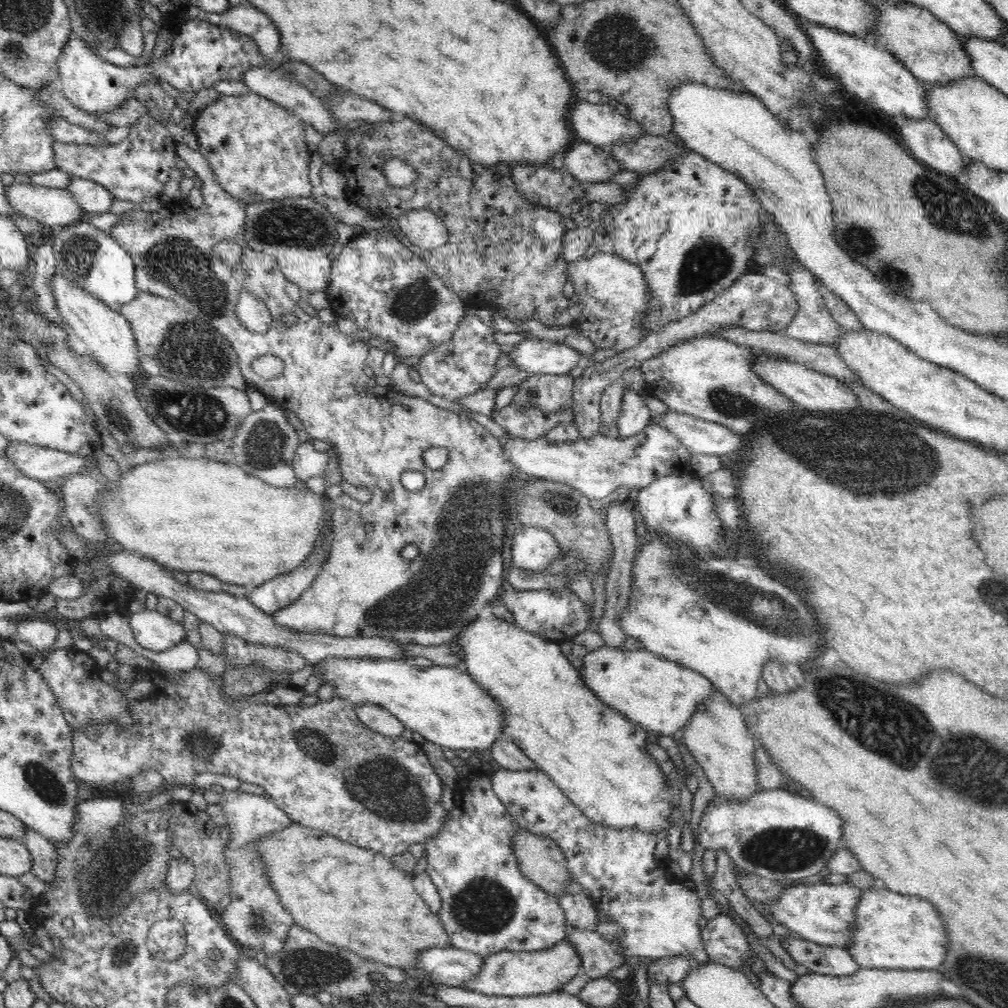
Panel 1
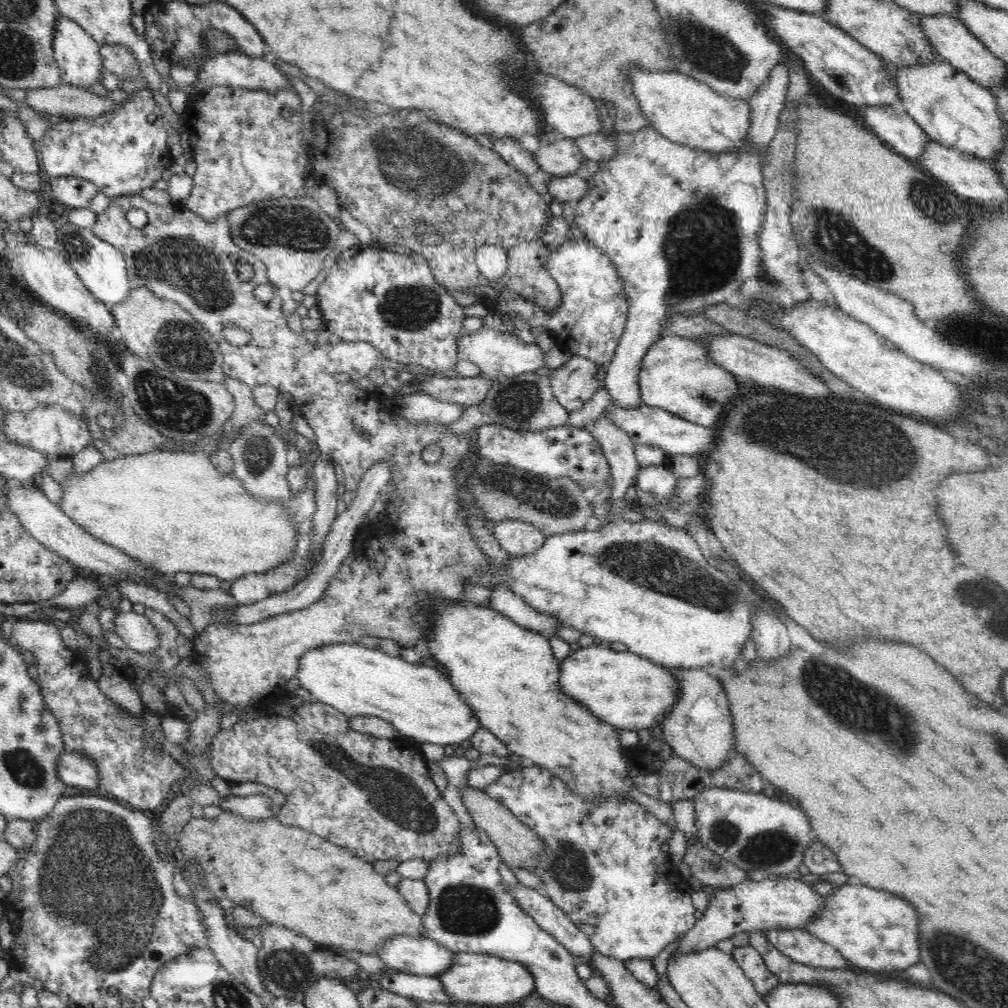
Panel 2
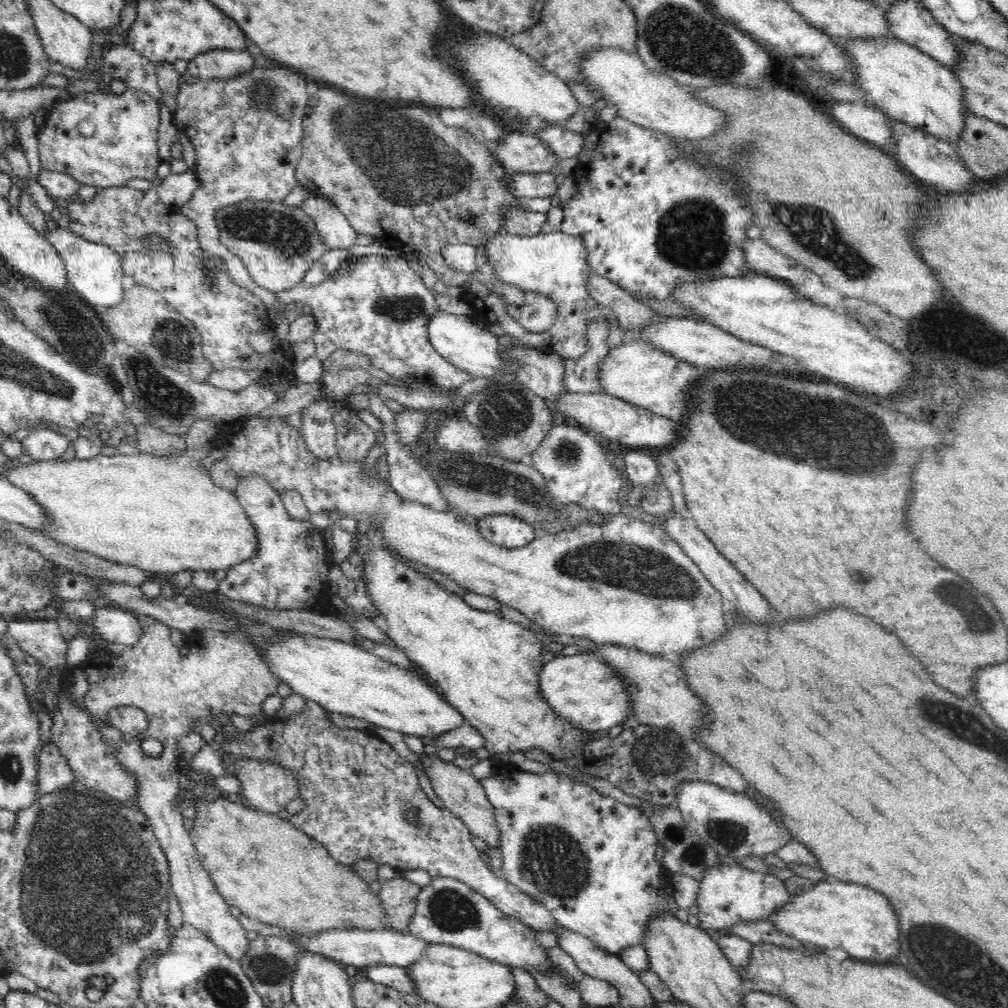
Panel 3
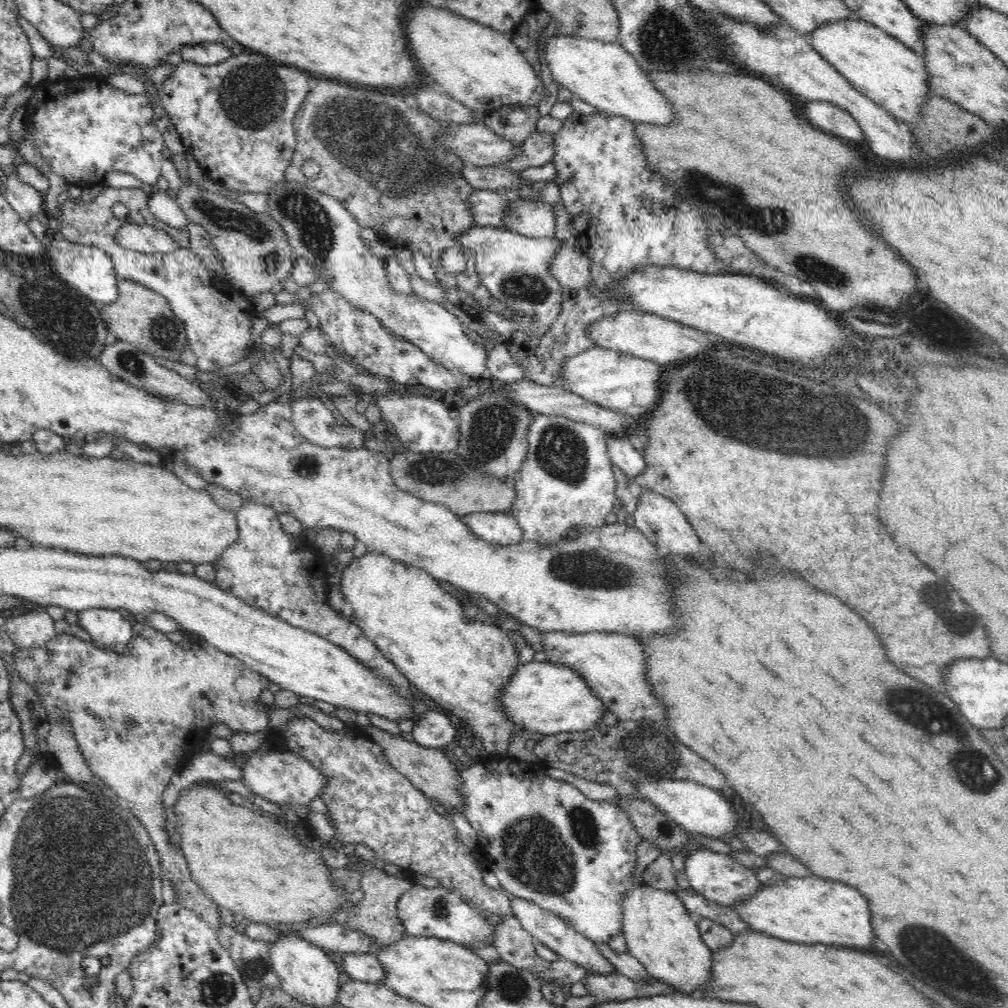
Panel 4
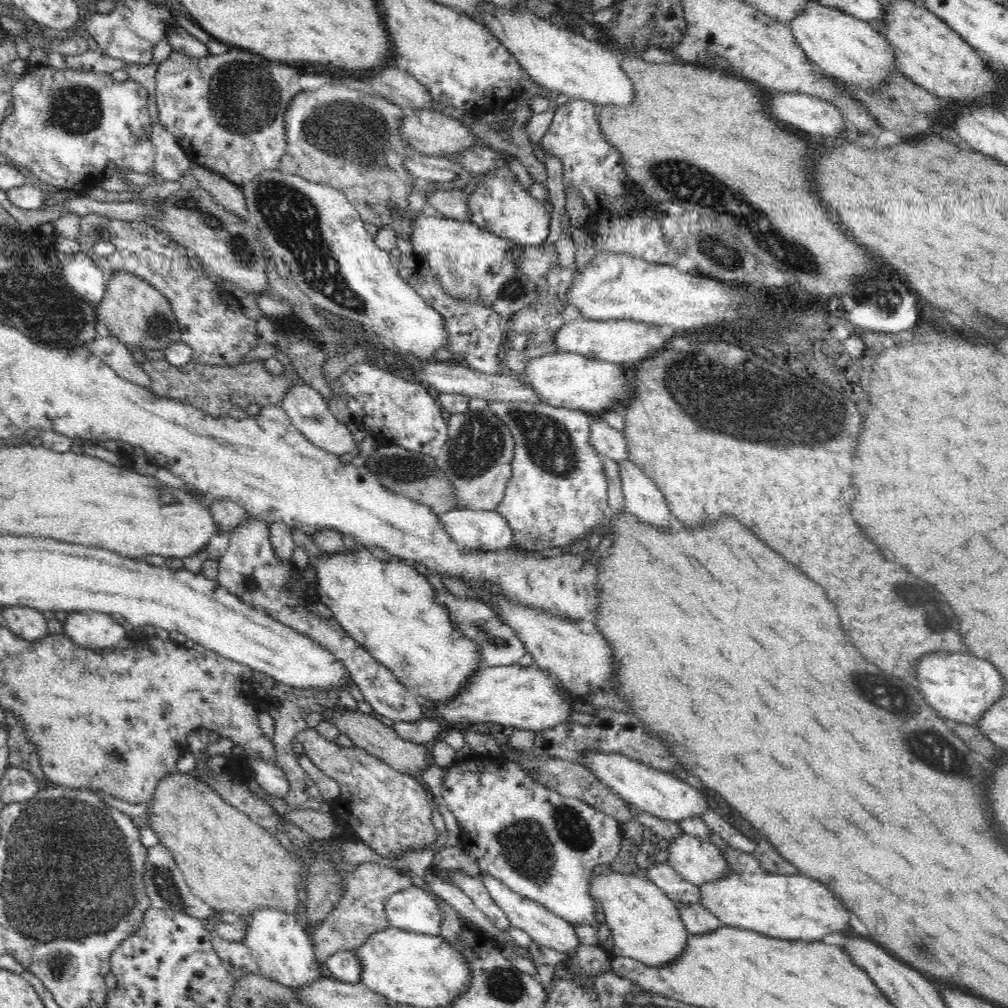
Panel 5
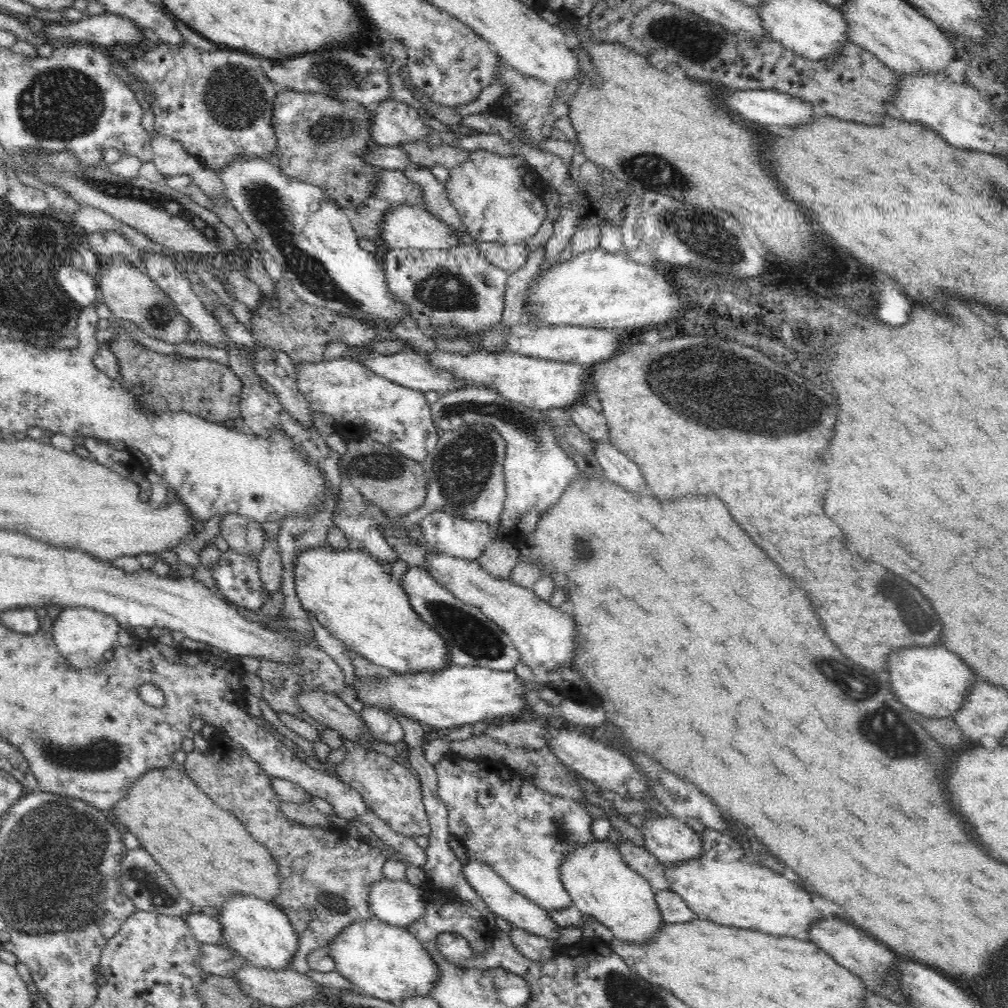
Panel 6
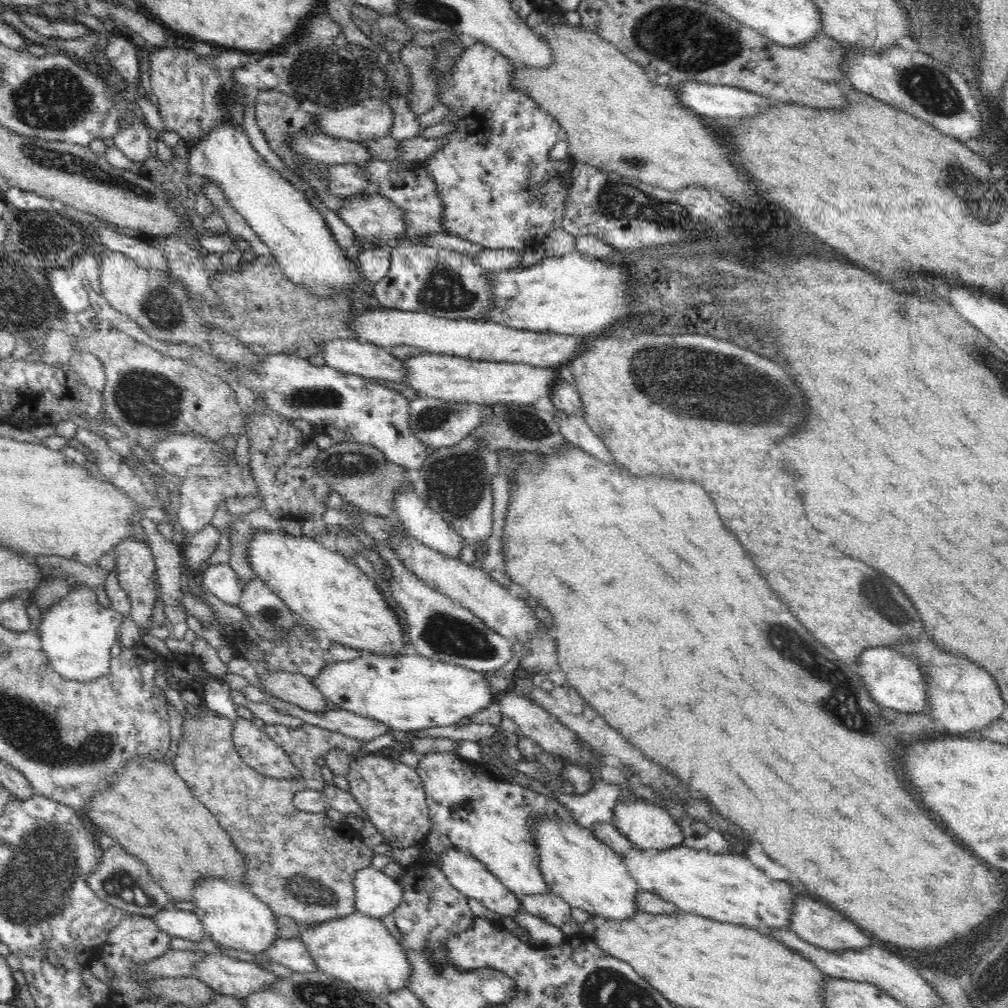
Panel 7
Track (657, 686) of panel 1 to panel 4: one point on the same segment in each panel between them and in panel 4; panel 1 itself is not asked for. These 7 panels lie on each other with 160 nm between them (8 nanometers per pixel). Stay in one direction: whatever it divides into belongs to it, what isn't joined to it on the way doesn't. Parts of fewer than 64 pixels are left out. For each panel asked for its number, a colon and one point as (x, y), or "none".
2: (622, 689)
3: (581, 689)
4: (544, 697)

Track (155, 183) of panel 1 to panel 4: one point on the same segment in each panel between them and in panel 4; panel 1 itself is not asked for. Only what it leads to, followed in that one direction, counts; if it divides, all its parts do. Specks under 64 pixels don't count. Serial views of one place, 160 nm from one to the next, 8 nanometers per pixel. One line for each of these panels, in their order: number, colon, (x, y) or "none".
2: (123, 151)
3: (124, 145)
4: (84, 127)

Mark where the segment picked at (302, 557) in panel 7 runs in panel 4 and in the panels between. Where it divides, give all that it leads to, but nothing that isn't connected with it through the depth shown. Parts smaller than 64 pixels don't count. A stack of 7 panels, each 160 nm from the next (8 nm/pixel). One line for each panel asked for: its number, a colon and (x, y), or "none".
4: (463, 665)
5: (389, 608)
6: (351, 595)

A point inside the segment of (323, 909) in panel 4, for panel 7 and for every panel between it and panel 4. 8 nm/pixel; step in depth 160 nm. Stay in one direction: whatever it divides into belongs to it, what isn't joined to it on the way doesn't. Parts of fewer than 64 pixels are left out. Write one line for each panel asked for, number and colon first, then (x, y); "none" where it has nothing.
5: (233, 865)
6: (209, 856)
7: (148, 810)

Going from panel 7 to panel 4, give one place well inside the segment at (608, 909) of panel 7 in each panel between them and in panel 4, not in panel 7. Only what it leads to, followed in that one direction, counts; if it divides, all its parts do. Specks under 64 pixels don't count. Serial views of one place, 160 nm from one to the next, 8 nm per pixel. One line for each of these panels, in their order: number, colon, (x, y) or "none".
4: (658, 930)
5: (646, 925)
6: (602, 885)

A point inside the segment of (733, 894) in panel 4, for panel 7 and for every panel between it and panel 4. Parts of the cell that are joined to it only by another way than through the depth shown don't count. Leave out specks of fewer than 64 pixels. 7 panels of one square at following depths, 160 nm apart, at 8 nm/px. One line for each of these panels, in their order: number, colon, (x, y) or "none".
5: (696, 859)
6: (670, 840)
7: (648, 826)

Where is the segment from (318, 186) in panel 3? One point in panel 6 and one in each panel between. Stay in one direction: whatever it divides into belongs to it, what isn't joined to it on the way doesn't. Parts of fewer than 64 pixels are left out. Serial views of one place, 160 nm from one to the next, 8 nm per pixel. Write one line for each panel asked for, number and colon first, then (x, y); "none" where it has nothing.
4: (380, 157)
5: (349, 139)
6: (320, 140)

